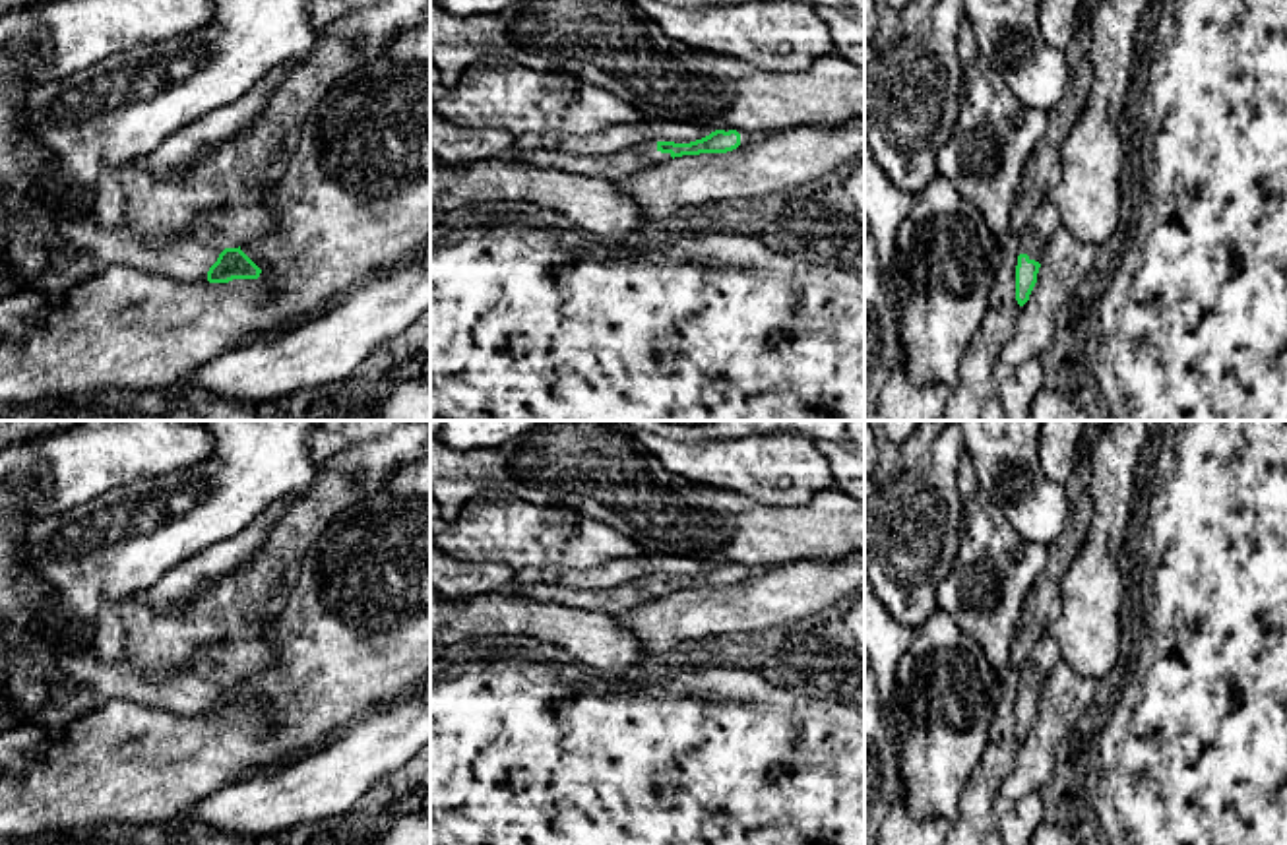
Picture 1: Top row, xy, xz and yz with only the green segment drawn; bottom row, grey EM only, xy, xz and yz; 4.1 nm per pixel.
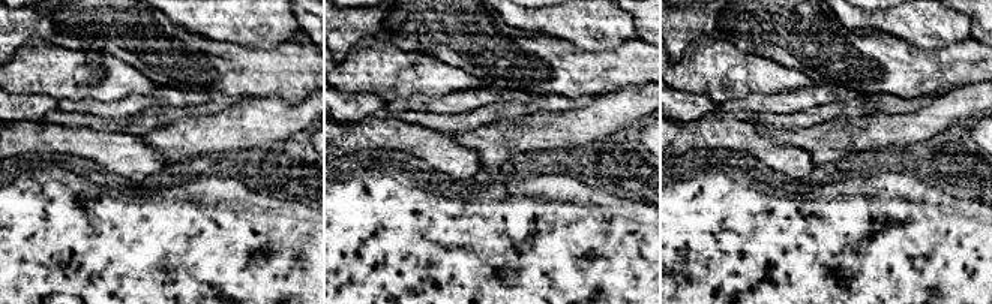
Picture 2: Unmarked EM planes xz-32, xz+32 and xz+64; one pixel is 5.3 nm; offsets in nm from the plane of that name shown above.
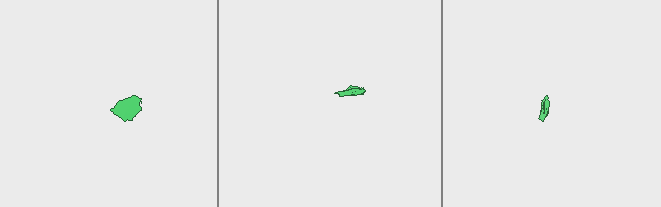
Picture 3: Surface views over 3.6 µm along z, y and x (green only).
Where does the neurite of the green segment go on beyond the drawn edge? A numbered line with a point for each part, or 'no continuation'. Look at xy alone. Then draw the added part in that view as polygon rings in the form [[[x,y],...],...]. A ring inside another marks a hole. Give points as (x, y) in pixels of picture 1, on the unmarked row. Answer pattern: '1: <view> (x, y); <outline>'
1: xy (24, 597); [[[0,486],[0,618],[45,626],[48,647],[72,686],[99,688],[105,700],[122,698],[184,717],[205,717],[209,702],[225,682],[238,682],[275,663],[267,642],[244,638],[207,645],[167,678],[153,678],[124,657],[103,663],[93,640],[76,647],[72,632],[48,610],[52,587],[17,558],[17,545],[33,519],[21,512],[14,492]]]

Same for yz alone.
1: yz (1043, 656); [[[1045,634],[1029,653],[1029,659],[1020,676],[1020,688],[1027,688],[1029,694],[1039,696],[1049,673],[1058,661],[1058,645],[1049,634]]]

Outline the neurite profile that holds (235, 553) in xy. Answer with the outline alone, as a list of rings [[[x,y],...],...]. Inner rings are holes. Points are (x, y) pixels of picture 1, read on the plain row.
[[[295,494],[267,506],[240,533],[171,568],[155,585],[138,591],[138,599],[159,610],[180,605],[204,581],[215,581],[229,572],[242,570],[267,541],[273,523],[281,517]]]

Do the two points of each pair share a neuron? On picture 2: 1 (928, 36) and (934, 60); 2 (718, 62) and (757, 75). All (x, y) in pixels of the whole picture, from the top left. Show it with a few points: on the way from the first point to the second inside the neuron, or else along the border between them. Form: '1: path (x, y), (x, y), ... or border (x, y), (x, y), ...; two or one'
1: border (898, 36), (922, 48), (944, 48), (964, 39); two
2: path (727, 71), (730, 74), (748, 74); one

